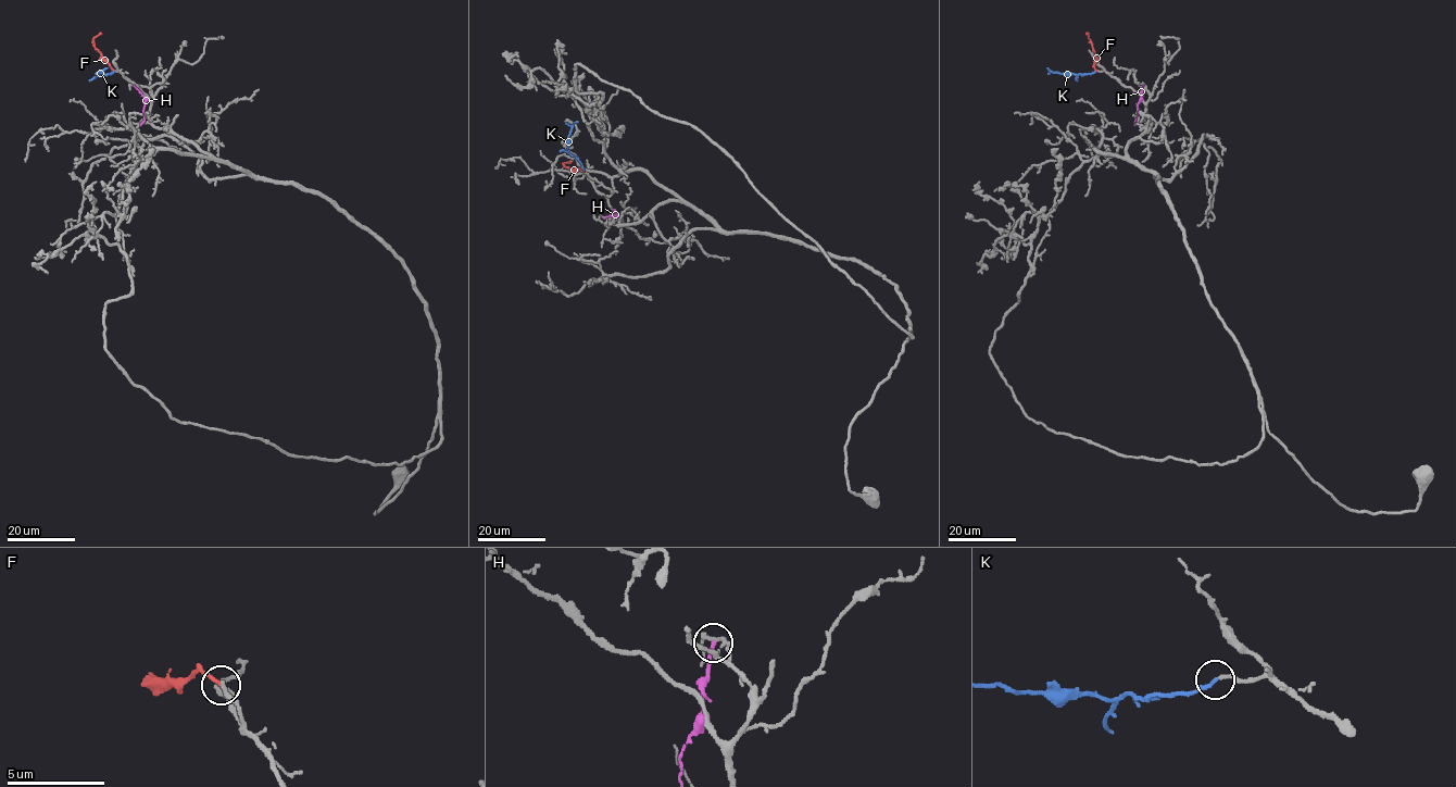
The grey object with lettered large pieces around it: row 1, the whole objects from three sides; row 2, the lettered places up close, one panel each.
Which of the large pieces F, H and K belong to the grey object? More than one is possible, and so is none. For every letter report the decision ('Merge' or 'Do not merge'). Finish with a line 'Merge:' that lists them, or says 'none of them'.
F: Do not merge
H: Do not merge
K: Merge
Merge: K

